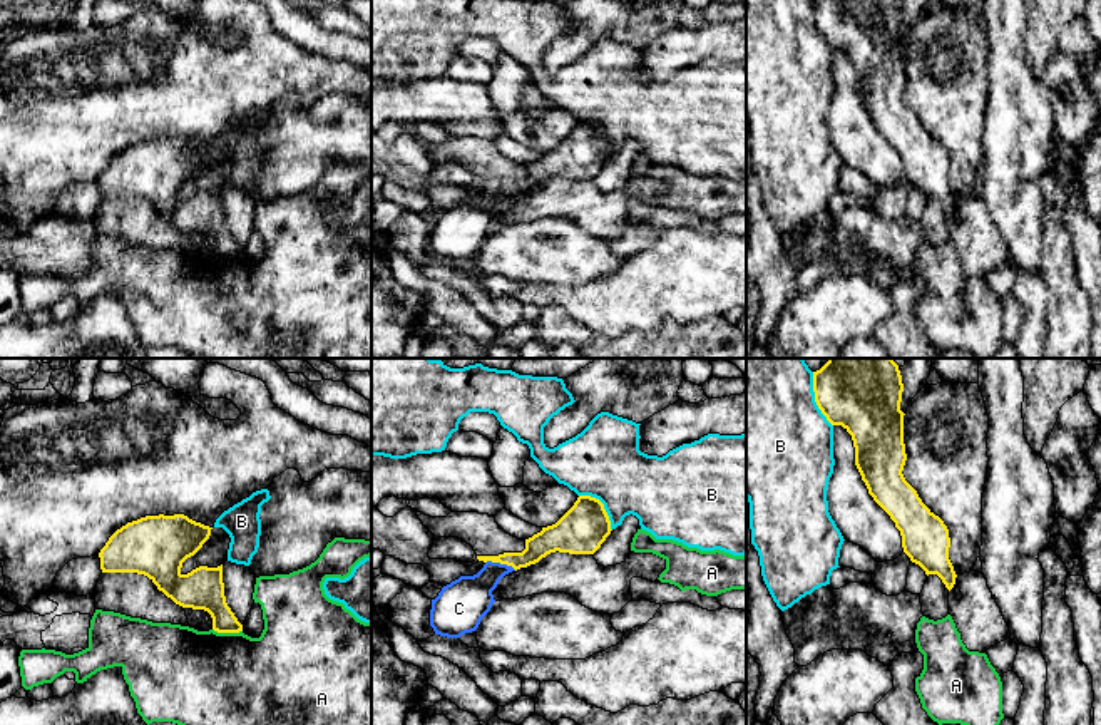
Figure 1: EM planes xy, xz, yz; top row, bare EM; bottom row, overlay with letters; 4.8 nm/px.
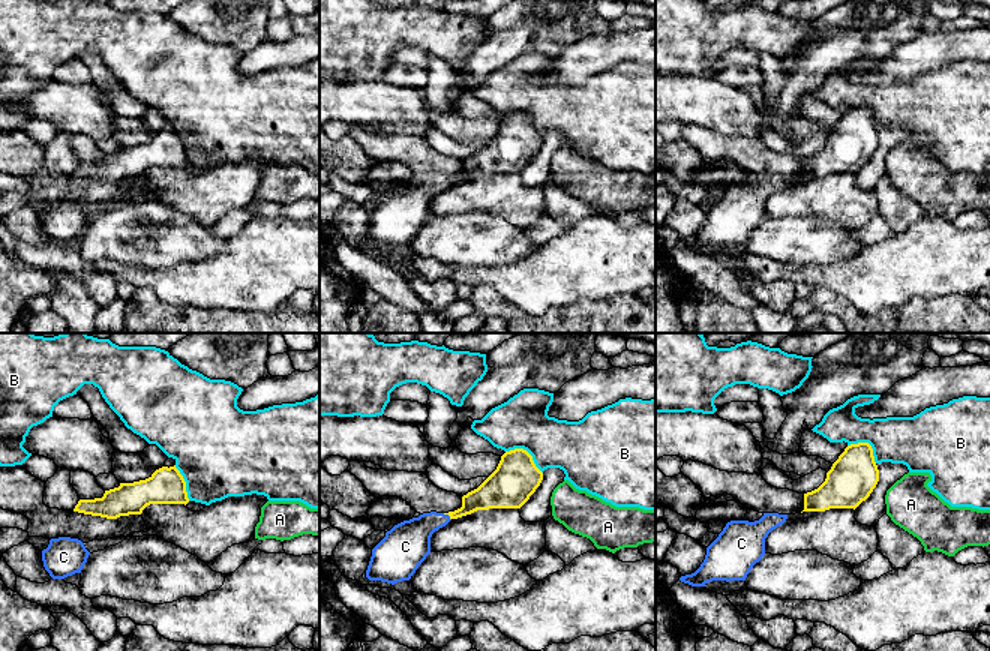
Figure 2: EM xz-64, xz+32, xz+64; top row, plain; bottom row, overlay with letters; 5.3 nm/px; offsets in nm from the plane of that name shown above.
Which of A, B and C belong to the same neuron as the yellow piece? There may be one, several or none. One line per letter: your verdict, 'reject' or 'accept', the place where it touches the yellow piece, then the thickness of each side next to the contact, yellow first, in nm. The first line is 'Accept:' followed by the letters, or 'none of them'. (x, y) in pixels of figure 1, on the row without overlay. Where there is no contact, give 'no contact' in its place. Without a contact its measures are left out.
Accept: C
A: reject; meets yellow in xy at (228, 257); 200 nm thick on the yellow side, 500 nm on the other
B: reject; meets yellow in yz at (815, 25); 300 nm thick on the yellow side, 500 nm on the other
C: accept; meets yellow in xz at (501, 188); 120 nm thick on the yellow side, 220 nm on the other

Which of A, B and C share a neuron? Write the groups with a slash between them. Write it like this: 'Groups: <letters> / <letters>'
Groups: A / B / C

